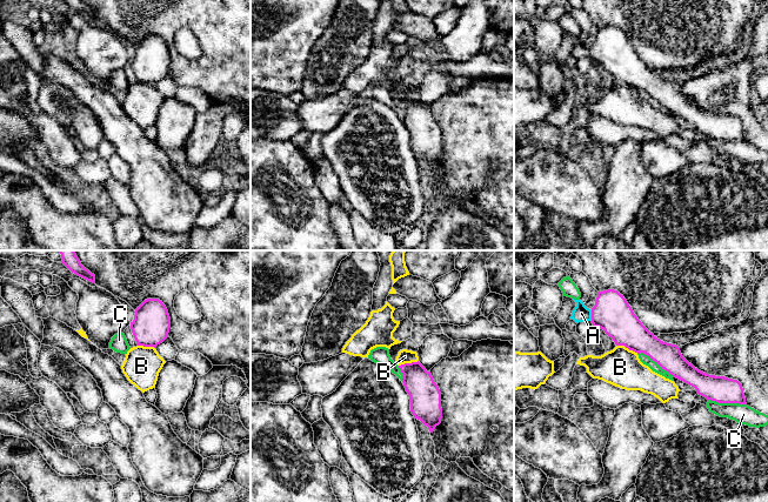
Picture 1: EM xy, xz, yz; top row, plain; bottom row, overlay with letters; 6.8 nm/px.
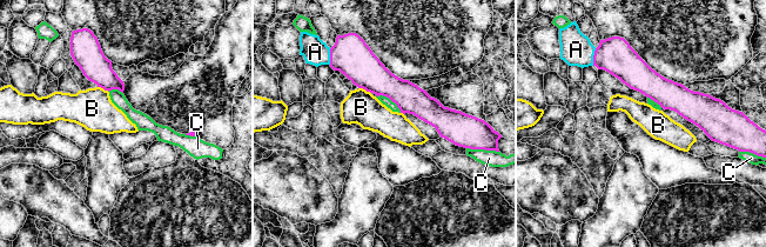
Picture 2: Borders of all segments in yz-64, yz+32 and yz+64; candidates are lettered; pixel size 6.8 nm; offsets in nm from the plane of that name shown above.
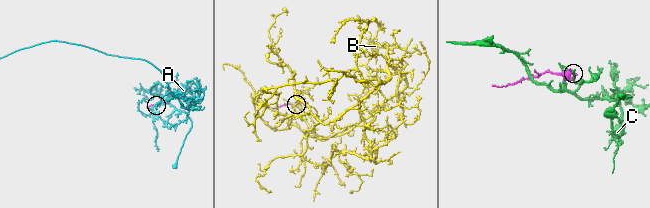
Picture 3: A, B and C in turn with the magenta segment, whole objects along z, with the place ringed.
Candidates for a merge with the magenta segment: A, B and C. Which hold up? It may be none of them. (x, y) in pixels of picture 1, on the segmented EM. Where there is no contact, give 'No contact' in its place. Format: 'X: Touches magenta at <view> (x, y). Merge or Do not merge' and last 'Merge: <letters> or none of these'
A: Touches magenta at yz (592, 315). Merge
B: Touches magenta at yz (627, 347). Do not merge
C: Touches magenta at yz (727, 402). Do not merge
Merge: A

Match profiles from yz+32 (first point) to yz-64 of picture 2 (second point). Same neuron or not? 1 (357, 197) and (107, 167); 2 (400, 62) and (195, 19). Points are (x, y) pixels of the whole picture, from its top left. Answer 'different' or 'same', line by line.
1: same
2: same

